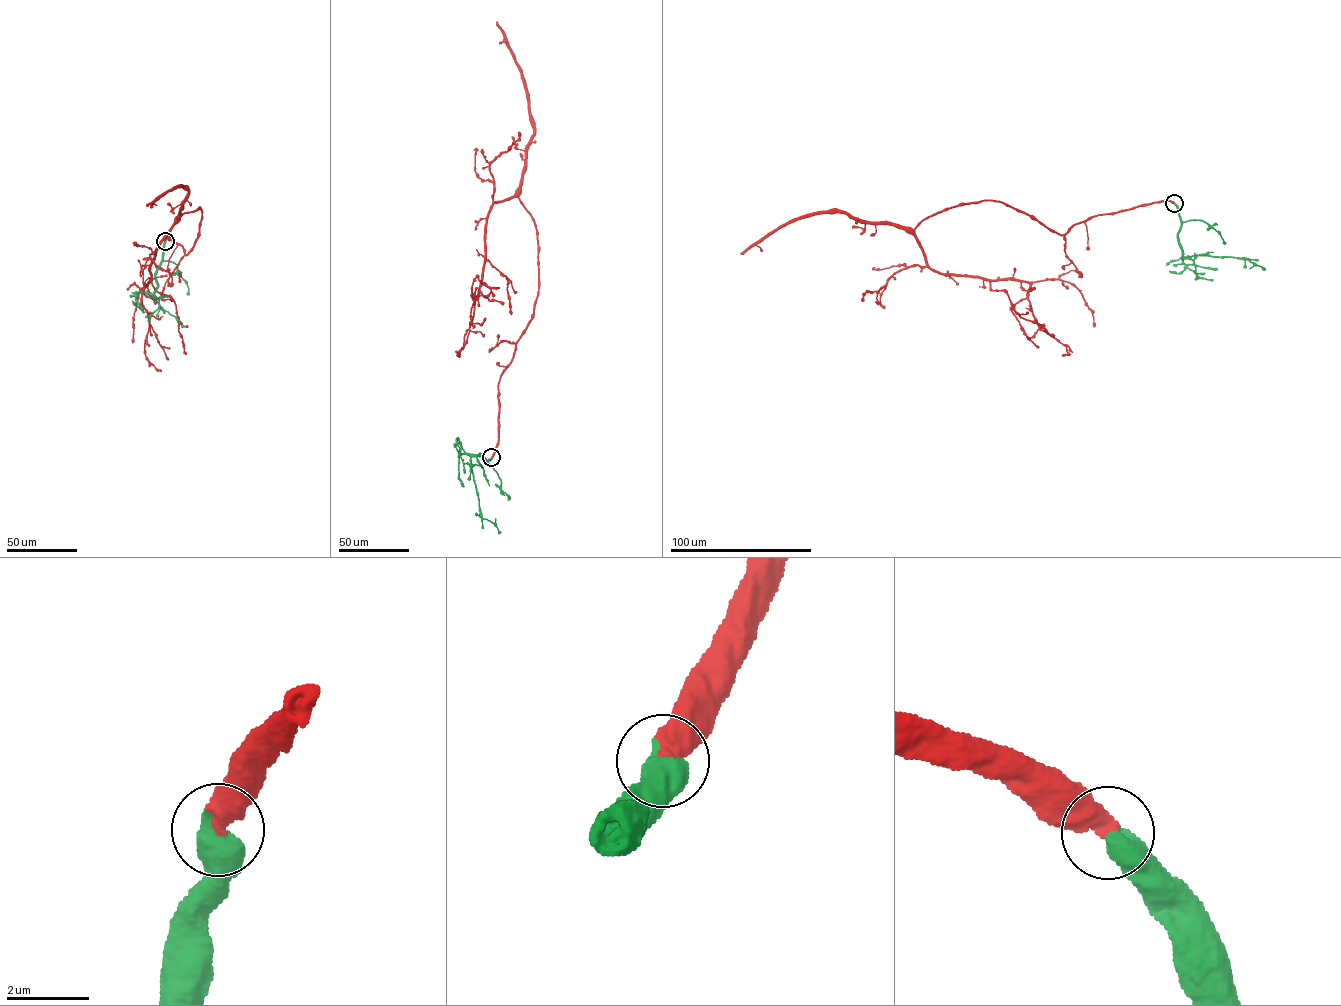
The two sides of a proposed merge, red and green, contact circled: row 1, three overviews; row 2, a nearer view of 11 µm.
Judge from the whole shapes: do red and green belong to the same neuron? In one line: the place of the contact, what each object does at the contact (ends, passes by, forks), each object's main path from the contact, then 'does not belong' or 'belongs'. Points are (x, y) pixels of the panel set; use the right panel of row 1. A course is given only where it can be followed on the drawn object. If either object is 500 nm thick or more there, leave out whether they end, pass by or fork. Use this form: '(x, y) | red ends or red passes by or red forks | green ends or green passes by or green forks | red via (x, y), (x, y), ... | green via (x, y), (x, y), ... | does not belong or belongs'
(1174, 203) | red via (1174, 203), (1094, 216), (1062, 235), (982, 200), (915, 228), (931, 269), (1027, 281), (1035, 321), (1062, 355) | green via (1174, 203), (1181, 222), (1178, 238), (1182, 257), (1245, 258), (1264, 269) | belongs

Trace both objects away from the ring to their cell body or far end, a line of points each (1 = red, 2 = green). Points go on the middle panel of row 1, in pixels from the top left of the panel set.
1: (492, 457), (498, 383), (538, 289), (537, 231), (517, 197), (494, 203), (487, 216), (471, 321), (485, 317)
2: (492, 457), (487, 460), (480, 453), (471, 457), (470, 463), (481, 516), (491, 521), (499, 533)

